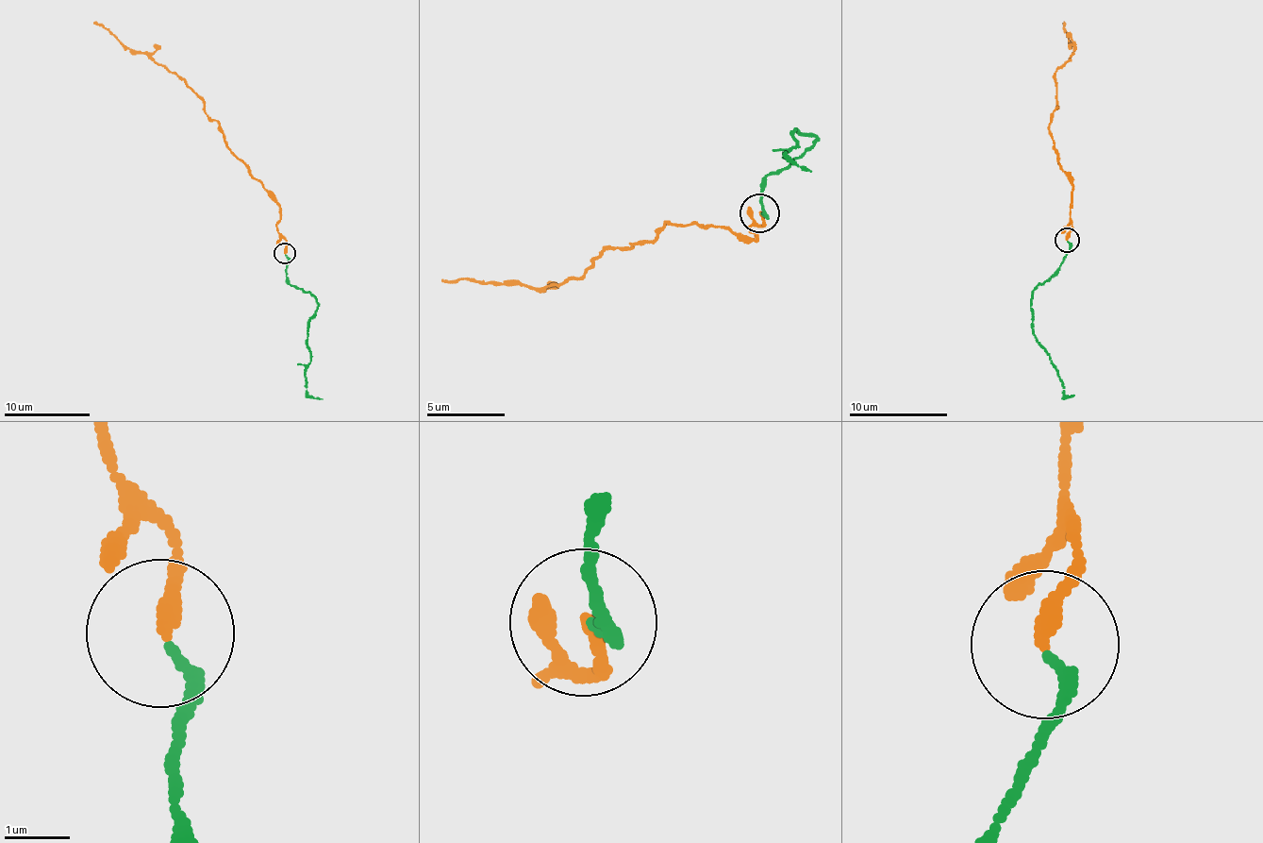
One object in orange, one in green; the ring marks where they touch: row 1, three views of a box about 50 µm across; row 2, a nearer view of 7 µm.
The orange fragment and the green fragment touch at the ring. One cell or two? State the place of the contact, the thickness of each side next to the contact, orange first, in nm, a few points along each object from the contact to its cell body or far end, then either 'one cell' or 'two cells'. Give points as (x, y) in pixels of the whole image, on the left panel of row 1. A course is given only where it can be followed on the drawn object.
at (284, 253); 240 nm thick on the orange side, 170 nm on the other; orange runs (285, 252), (276, 226), (280, 205), (227, 145), (204, 103), (174, 74), (124, 48), (94, 22); green runs (285, 255), (286, 279), (303, 289), (317, 303), (307, 337), (309, 359), (306, 391), (322, 399); one cell

